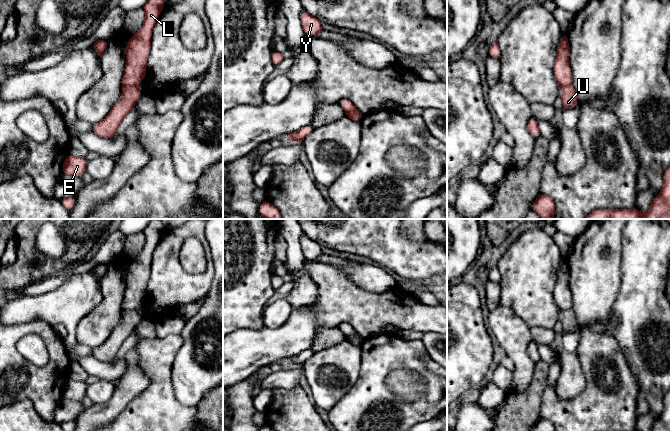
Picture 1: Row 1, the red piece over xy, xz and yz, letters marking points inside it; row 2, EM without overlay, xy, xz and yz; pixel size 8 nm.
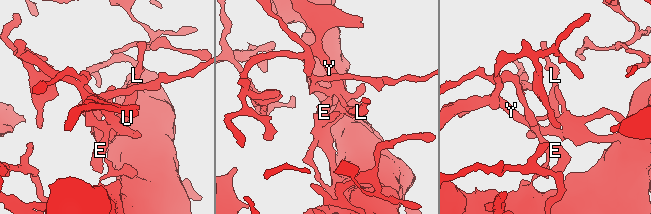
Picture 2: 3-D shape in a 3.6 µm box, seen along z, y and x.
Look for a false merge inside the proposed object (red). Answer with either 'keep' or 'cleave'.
cleave

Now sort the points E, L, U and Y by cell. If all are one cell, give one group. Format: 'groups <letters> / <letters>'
groups E L / U Y

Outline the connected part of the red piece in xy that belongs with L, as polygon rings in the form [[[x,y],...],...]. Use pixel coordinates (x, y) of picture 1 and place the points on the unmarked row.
[[[153,219],[142,231],[145,244],[140,254],[131,259],[125,271],[126,290],[122,301],[122,311],[134,310],[146,303],[147,283],[151,273],[152,253],[164,232],[160,219]]]

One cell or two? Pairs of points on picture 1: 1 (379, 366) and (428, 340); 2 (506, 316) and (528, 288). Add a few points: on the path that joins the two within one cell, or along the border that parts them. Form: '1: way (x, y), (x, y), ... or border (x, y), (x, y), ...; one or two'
1: border (420, 339), (428, 354); two
2: border (499, 305), (510, 308), (528, 326); two

